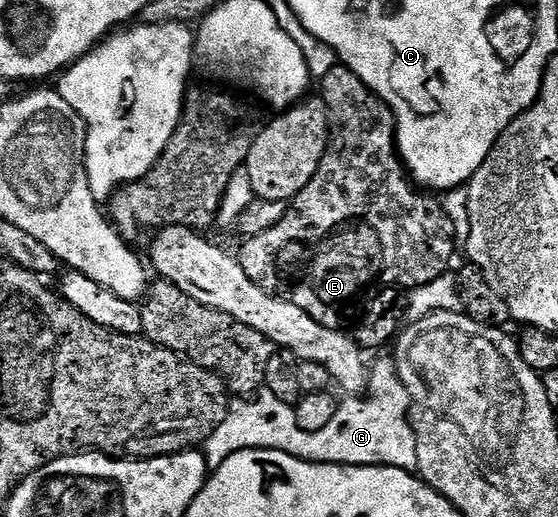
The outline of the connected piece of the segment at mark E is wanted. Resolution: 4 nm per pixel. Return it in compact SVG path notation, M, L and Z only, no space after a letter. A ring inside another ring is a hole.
M342 64L321 79L321 86L321 101L327 106L330 126L325 156L313 180L288 205L286 216L269 232L246 239L237 250L237 257L253 284L281 300L297 304L317 324L337 330L344 325L342 322L354 323L360 317L365 302L359 297L366 290L414 288L444 277L455 254L455 222L434 193L424 192L409 177L399 156L395 114L387 103Z

